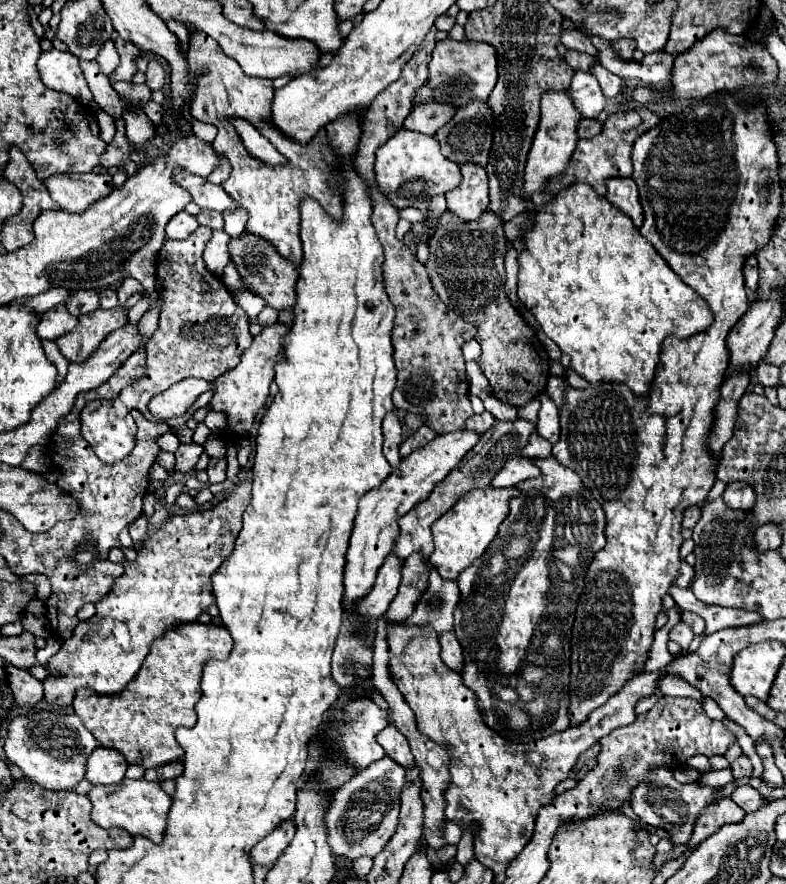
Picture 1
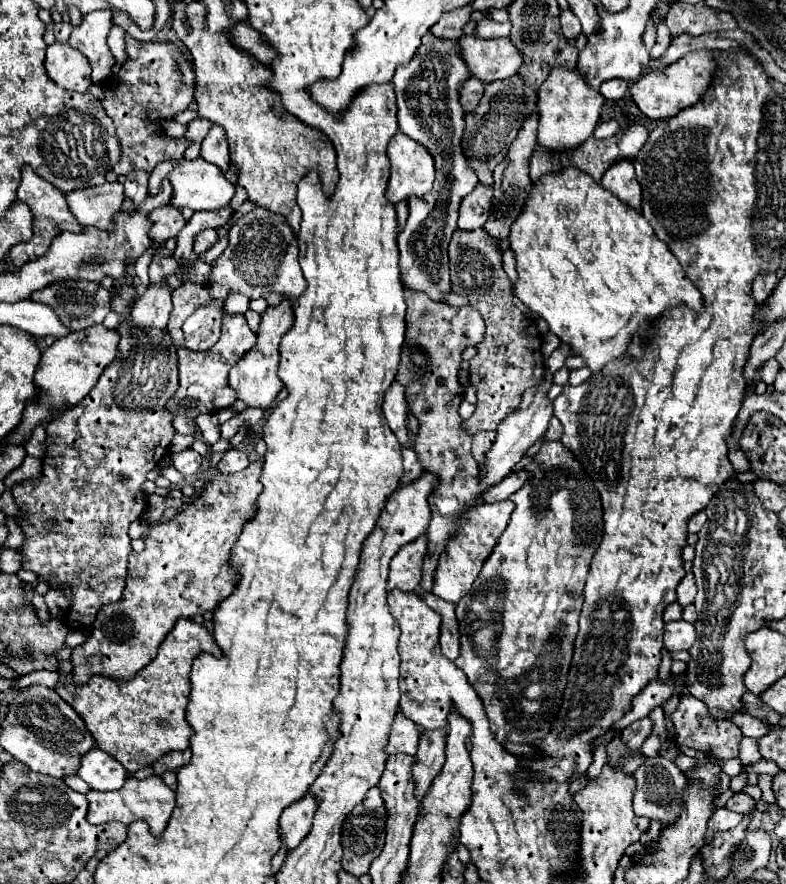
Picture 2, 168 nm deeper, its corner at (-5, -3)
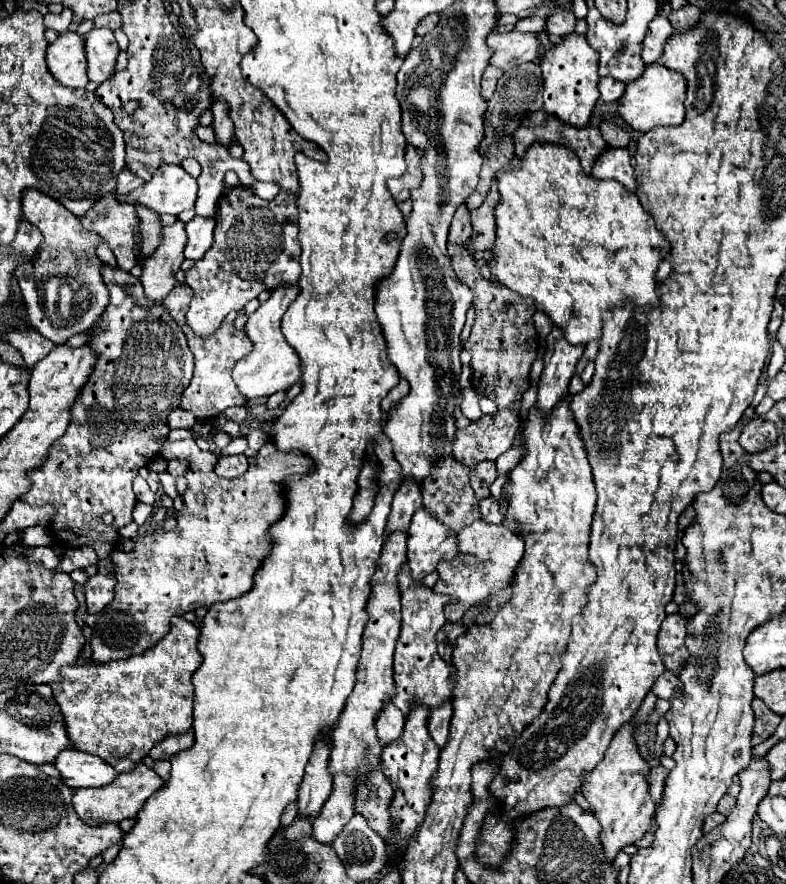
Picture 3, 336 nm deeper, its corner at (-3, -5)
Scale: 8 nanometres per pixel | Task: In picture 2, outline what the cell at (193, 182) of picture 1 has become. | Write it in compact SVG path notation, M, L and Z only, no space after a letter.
M201 156L197 160L171 160L161 162L155 166L155 170L151 172L149 176L149 192L151 196L159 192L159 186L161 186L161 180L163 178L169 178L171 184L173 184L173 198L171 198L171 204L177 206L177 208L183 208L183 206L189 206L191 210L221 210L225 206L229 206L233 194L235 194L235 186L221 174L221 170L213 164L209 164L207 160L203 160Z

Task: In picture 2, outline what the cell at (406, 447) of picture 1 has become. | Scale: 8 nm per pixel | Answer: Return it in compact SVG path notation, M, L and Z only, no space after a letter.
M403 448L403 470L405 470L403 484L411 482L411 480L415 480L415 478L419 478L423 474L423 466L419 462L411 464L411 448Z

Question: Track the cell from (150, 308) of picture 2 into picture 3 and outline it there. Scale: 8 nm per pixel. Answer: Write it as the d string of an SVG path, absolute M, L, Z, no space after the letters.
M179 218L163 228L163 240L159 248L145 260L141 284L145 288L145 294L149 300L161 302L175 286L175 272L181 268L185 256L183 248L187 244L185 234L185 222Z

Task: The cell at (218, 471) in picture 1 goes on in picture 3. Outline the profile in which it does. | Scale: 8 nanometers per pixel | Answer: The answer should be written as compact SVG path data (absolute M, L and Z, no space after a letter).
M237 454L237 456L221 456L215 466L215 472L221 478L237 478L245 474L247 468L249 468L247 458L243 454Z

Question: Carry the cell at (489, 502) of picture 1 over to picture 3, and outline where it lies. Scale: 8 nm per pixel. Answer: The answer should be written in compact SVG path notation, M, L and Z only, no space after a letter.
M477 520L471 526L465 526L459 534L457 556L437 566L439 580L433 586L437 594L447 594L457 598L457 604L449 604L445 608L447 622L451 624L461 622L463 614L471 606L497 604L509 598L509 582L513 582L513 570L517 570L517 564L523 558L523 546L525 546L523 540L501 524L493 526L483 520Z

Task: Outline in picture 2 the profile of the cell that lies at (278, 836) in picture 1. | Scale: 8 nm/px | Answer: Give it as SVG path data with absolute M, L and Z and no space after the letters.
M311 794L303 796L303 800L291 804L283 812L279 826L281 826L281 842L285 842L287 850L299 846L299 842L309 834L313 812L315 812L315 798Z

